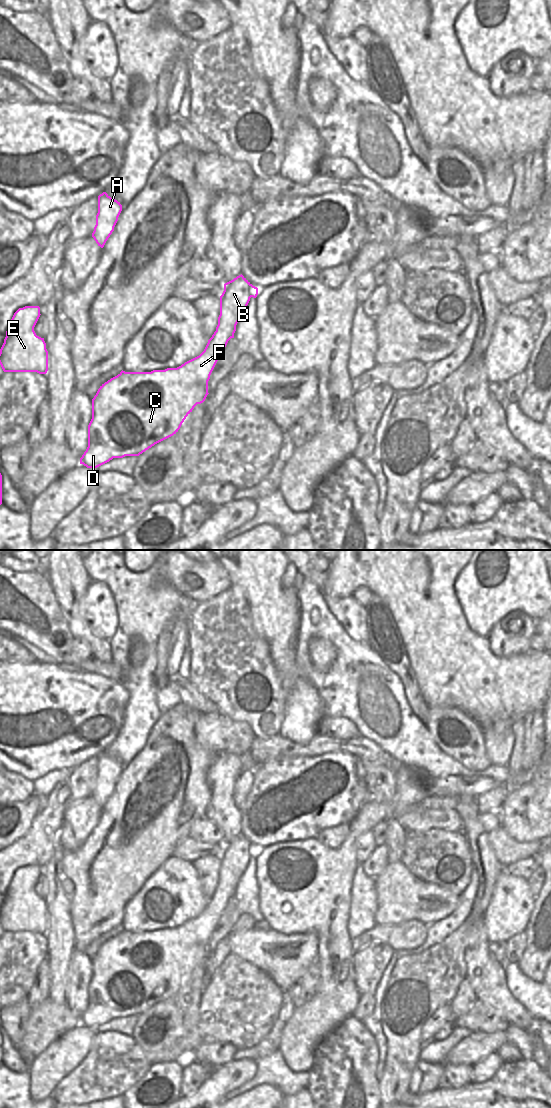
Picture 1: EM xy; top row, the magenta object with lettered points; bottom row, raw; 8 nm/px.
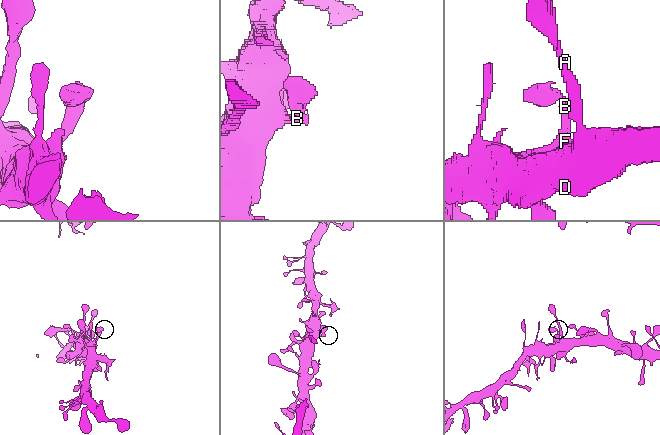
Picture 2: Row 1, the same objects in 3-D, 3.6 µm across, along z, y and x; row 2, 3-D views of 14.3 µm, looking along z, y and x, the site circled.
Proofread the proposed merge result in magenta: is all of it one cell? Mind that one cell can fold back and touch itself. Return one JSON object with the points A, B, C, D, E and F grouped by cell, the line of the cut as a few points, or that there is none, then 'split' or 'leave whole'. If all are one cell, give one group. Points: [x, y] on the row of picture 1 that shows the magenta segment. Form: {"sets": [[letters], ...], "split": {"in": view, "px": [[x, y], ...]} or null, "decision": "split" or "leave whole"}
{"sets": [["A", "B", "C", "D", "E", "F"]], "split": null, "decision": "leave whole"}

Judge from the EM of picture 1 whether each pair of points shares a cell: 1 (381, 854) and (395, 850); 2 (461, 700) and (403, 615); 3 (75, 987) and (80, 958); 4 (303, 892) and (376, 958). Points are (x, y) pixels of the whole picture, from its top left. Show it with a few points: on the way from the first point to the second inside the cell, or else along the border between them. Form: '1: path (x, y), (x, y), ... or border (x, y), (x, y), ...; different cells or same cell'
1: border (385, 844), (387, 847), (388, 863); different cells
2: path (461, 679), (461, 674), (424, 636); same cell
3: path (78, 980), (80, 965); same cell
4: border (353, 952), (354, 976); different cells

